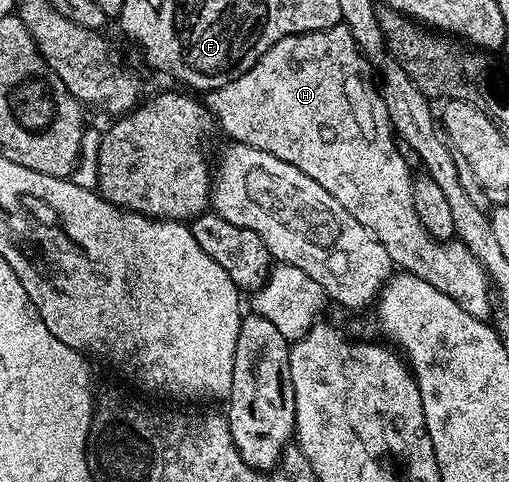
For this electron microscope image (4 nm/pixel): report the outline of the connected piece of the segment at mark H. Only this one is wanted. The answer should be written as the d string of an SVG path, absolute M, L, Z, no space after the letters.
M340 23L319 32L301 32L298 36L280 38L280 42L276 42L276 46L269 48L258 59L256 66L252 66L244 74L240 74L240 78L229 80L227 84L221 84L218 88L209 89L205 95L207 96L204 96L204 103L210 111L210 115L214 117L217 127L223 128L230 135L229 139L233 143L264 150L264 154L276 154L276 158L280 158L280 162L288 162L292 166L296 166L296 170L308 174L308 178L312 178L312 182L320 182L320 186L324 186L324 190L328 190L328 194L332 194L332 198L336 198L336 202L340 202L340 206L344 206L344 210L348 210L348 214L352 214L352 218L356 218L356 222L360 222L360 226L367 228L382 243L384 250L388 250L391 265L397 266L403 272L416 274L416 278L424 278L424 282L436 286L436 290L440 290L440 294L448 294L448 298L452 298L452 302L456 302L456 306L460 306L460 310L468 310L468 314L472 314L478 320L486 320L491 315L492 289L484 266L480 266L480 262L476 262L476 258L468 250L468 246L464 246L457 238L448 241L433 240L428 234L428 230L424 230L424 226L420 226L420 218L416 218L416 206L412 206L412 170L404 164L404 158L396 150L394 127L391 126L388 118L388 106L384 106L384 98L378 91L375 70L356 46L356 38L352 38L350 29L345 24Z

